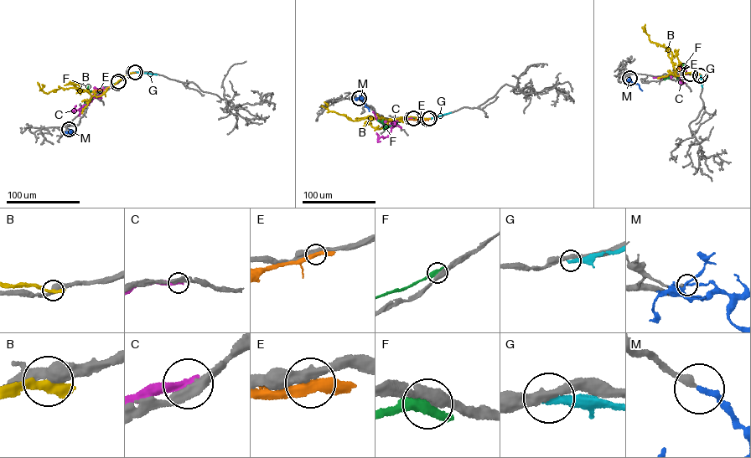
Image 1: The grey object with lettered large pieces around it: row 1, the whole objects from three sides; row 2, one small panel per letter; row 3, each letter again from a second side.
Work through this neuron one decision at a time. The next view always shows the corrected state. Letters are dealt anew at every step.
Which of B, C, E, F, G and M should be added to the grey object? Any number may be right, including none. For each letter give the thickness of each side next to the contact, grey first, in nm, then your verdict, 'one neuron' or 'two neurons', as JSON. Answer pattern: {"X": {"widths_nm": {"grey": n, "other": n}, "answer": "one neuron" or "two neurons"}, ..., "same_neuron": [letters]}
{"B": {"widths_nm": {"grey": 400, "other": 400}, "answer": "two neurons"}, "C": {"widths_nm": {"grey": 400, "other": 340}, "answer": "two neurons"}, "E": {"widths_nm": {"grey": 360, "other": 360}, "answer": "two neurons"}, "F": {"widths_nm": {"grey": 440, "other": 400}, "answer": "two neurons"}, "G": {"widths_nm": {"grey": 340, "other": 320}, "answer": "two neurons"}, "M": {"widths_nm": {"grey": 280, "other": 200}, "answer": "one neuron"}, "same_neuron": ["M"]}

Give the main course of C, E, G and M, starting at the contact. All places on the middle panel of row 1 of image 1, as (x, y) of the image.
C: (411, 118), (394, 121), (385, 137), (378, 138), (376, 132)
E: (429, 119), (383, 123)
G: (429, 118), (451, 112)
M: (359, 97), (369, 111)

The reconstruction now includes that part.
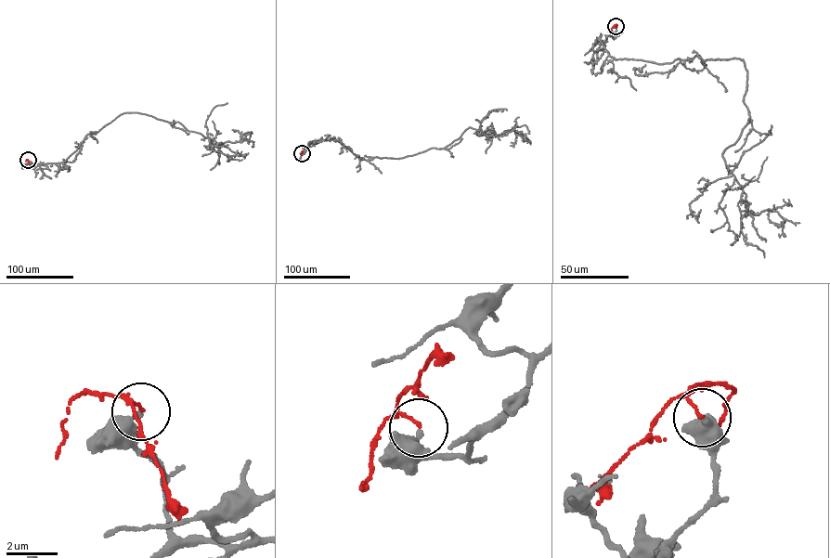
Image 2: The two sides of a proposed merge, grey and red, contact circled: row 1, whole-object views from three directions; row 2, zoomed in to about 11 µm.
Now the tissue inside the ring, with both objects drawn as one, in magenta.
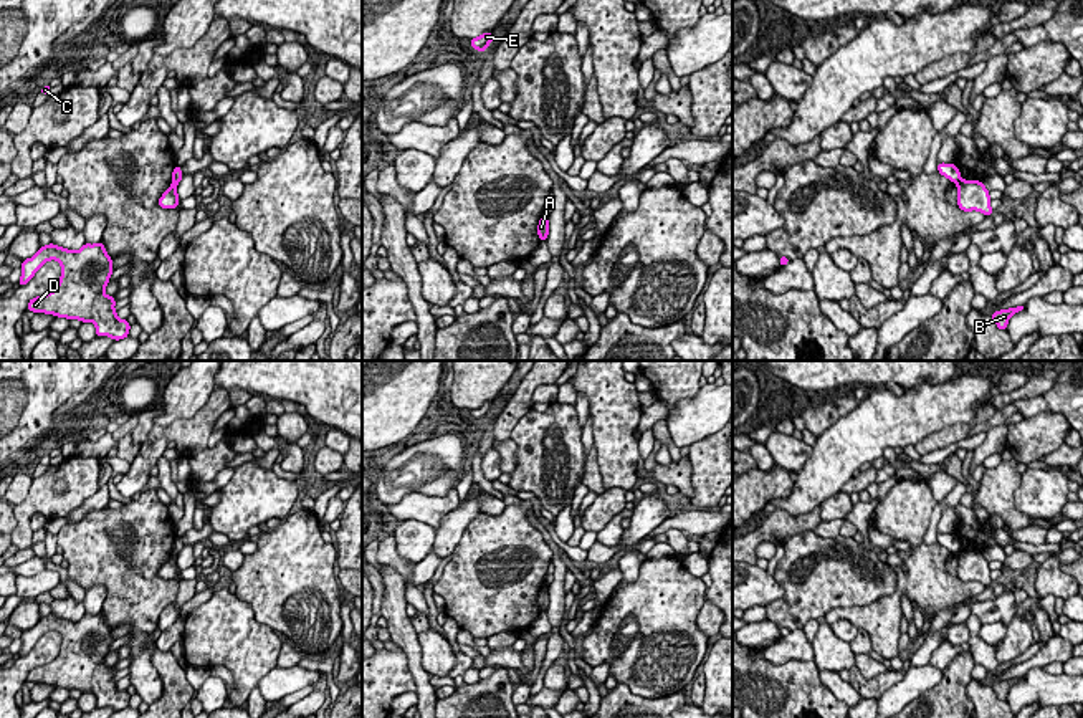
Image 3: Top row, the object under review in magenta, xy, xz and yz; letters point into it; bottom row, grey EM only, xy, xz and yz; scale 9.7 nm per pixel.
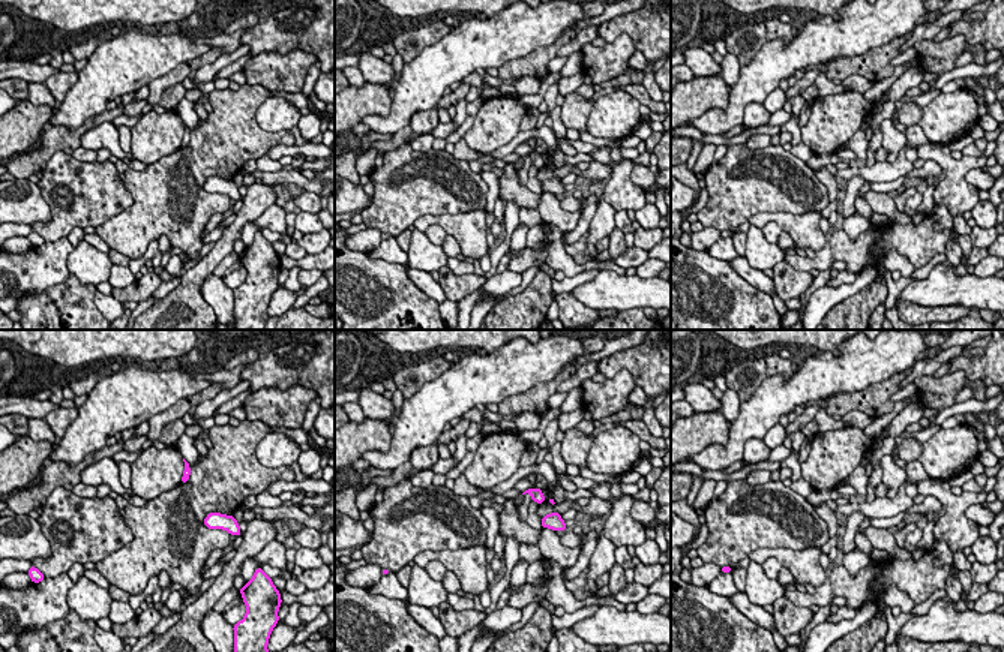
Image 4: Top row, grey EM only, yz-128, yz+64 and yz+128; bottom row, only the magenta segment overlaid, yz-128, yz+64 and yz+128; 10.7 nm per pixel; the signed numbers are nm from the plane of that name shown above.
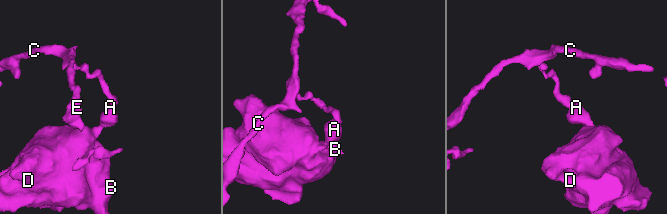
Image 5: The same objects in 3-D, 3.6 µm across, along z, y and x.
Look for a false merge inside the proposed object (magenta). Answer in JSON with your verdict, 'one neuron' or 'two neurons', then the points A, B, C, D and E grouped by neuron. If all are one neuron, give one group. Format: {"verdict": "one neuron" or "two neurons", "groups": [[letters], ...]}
{"verdict": "two neurons", "groups": [["A", "B", "D"], ["C", "E"]]}

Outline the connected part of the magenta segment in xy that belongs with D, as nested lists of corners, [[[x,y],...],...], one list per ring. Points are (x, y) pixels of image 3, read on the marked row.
[[[103,240],[96,245],[84,243],[78,251],[55,243],[40,247],[35,256],[21,261],[18,285],[26,285],[48,260],[56,260],[61,265],[60,283],[51,293],[31,298],[26,311],[79,319],[81,323],[93,321],[98,337],[109,336],[119,341],[129,336],[131,324],[127,319],[117,318],[116,299],[104,293],[114,268]]]

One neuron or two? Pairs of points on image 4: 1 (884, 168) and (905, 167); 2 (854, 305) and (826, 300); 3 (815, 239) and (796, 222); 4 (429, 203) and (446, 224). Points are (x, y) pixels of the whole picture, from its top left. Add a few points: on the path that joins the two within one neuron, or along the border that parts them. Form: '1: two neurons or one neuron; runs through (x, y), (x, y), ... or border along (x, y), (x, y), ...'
1: one neuron; runs through (889, 168), (901, 167)
2: two neurons; border along (871, 282), (838, 302), (826, 314)
3: one neuron; runs through (811, 236), (800, 227)
4: two neurons; border along (473, 209), (464, 213), (422, 215), (413, 224)

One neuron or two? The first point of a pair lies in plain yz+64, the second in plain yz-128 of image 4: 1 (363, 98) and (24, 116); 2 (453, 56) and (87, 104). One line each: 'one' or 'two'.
1: one
2: one

